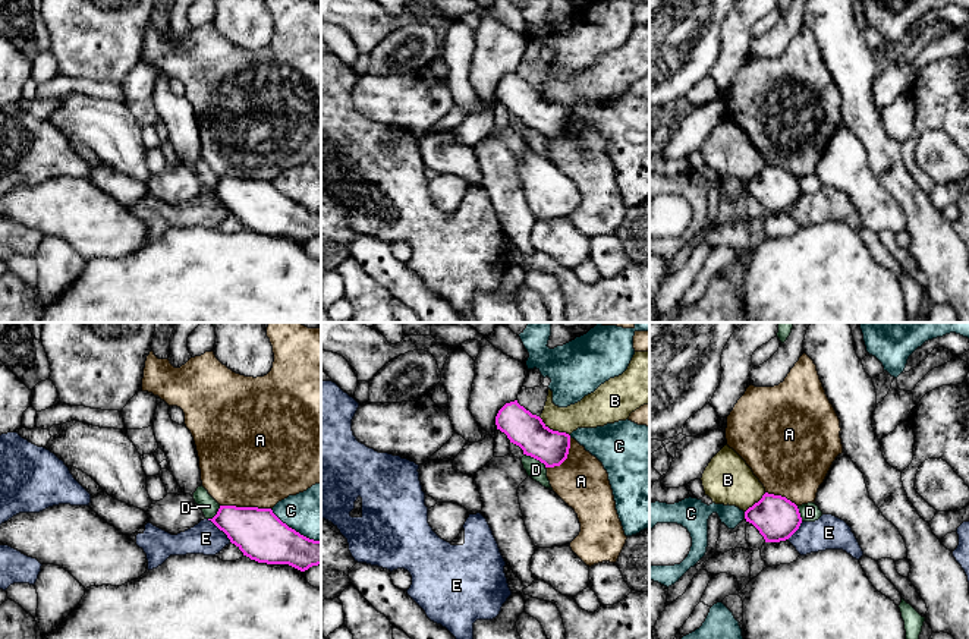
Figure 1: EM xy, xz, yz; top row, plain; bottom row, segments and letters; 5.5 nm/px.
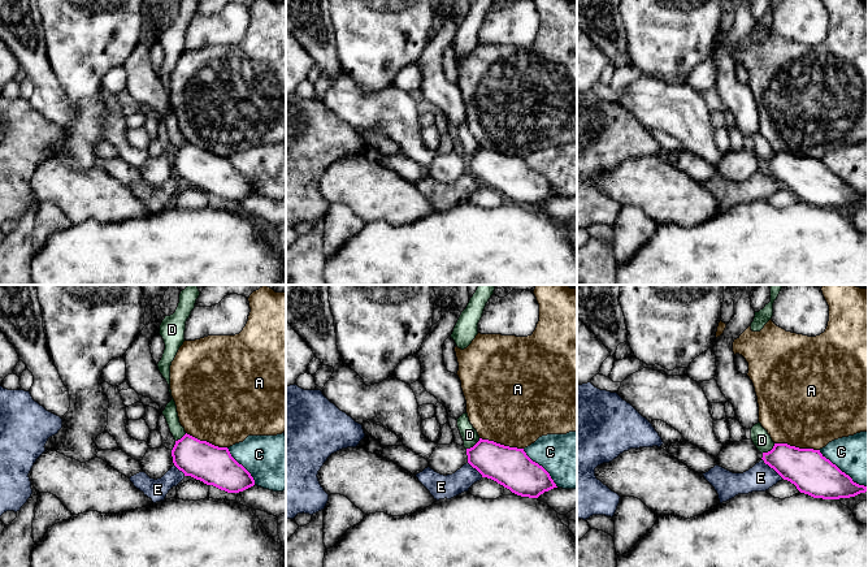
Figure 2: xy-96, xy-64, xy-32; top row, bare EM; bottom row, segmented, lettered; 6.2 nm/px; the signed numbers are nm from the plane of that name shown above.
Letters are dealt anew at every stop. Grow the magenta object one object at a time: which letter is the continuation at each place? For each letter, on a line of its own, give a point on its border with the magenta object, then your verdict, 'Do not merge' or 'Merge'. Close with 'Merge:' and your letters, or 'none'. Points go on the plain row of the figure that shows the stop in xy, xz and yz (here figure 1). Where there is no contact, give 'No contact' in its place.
A: Touches magenta at xy (245, 179). Do not merge
B: Touches magenta at xz (554, 103). Do not merge
C: Touches magenta at xy (293, 201). Do not merge
D: Touches magenta at xz (535, 129). Do not merge
E: Touches magenta at xy (220, 201). Do not merge
Merge: none

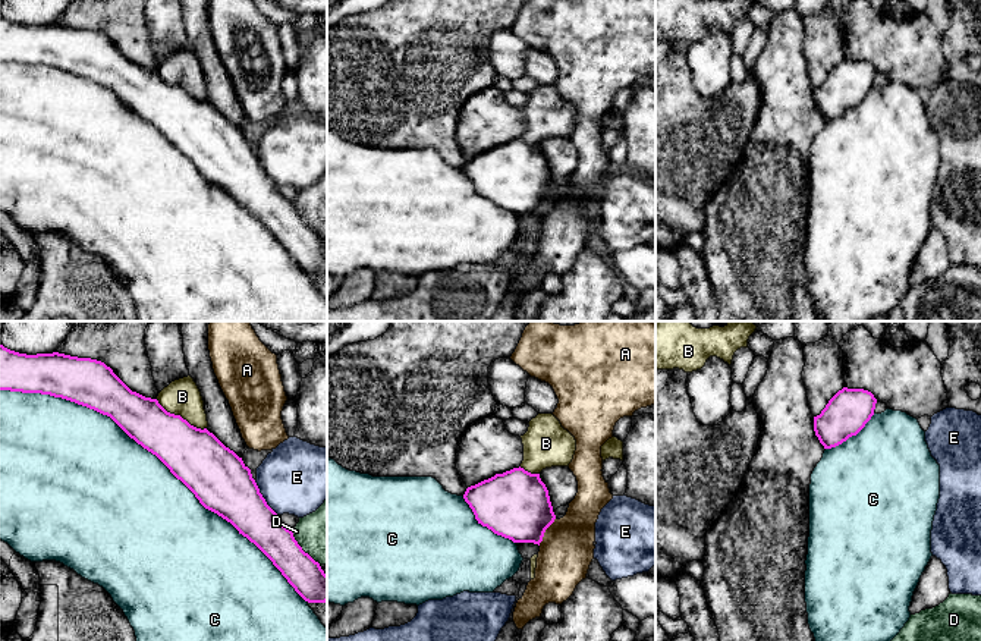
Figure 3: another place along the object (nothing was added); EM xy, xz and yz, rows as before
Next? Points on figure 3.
A: Touches magenta at xz (544, 203). Do not merge
B: Touches magenta at xy (179, 87). Do not merge
C: Touches magenta at xy (157, 128). Merge
D: Touches magenta at xy (301, 220). Do not merge
E: Touches magenta at xy (264, 170). Do not merge
Merge: C

